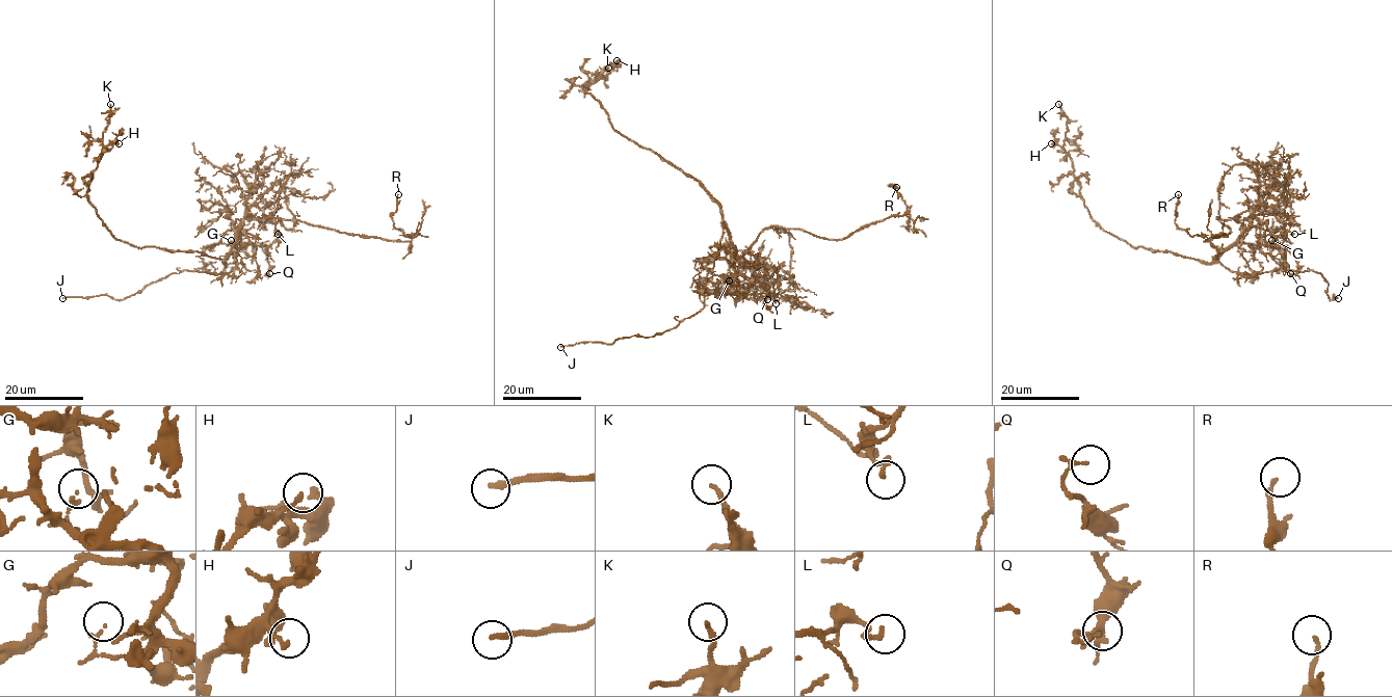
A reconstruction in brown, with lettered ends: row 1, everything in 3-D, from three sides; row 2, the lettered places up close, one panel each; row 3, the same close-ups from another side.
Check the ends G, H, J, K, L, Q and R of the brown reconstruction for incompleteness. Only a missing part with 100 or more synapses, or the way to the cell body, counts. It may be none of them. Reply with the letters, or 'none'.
J

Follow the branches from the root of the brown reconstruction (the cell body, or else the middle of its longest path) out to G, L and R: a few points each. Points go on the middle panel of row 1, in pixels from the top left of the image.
G: (726, 224), (738, 262), (738, 273), (729, 280)
L: (726, 224), (732, 252), (738, 259), (753, 253), (772, 270), (777, 269), (779, 291), (773, 296), (776, 303)
R: (726, 224), (738, 259), (771, 226), (844, 239), (891, 216), (909, 217), (905, 202), (889, 185), (896, 187)

